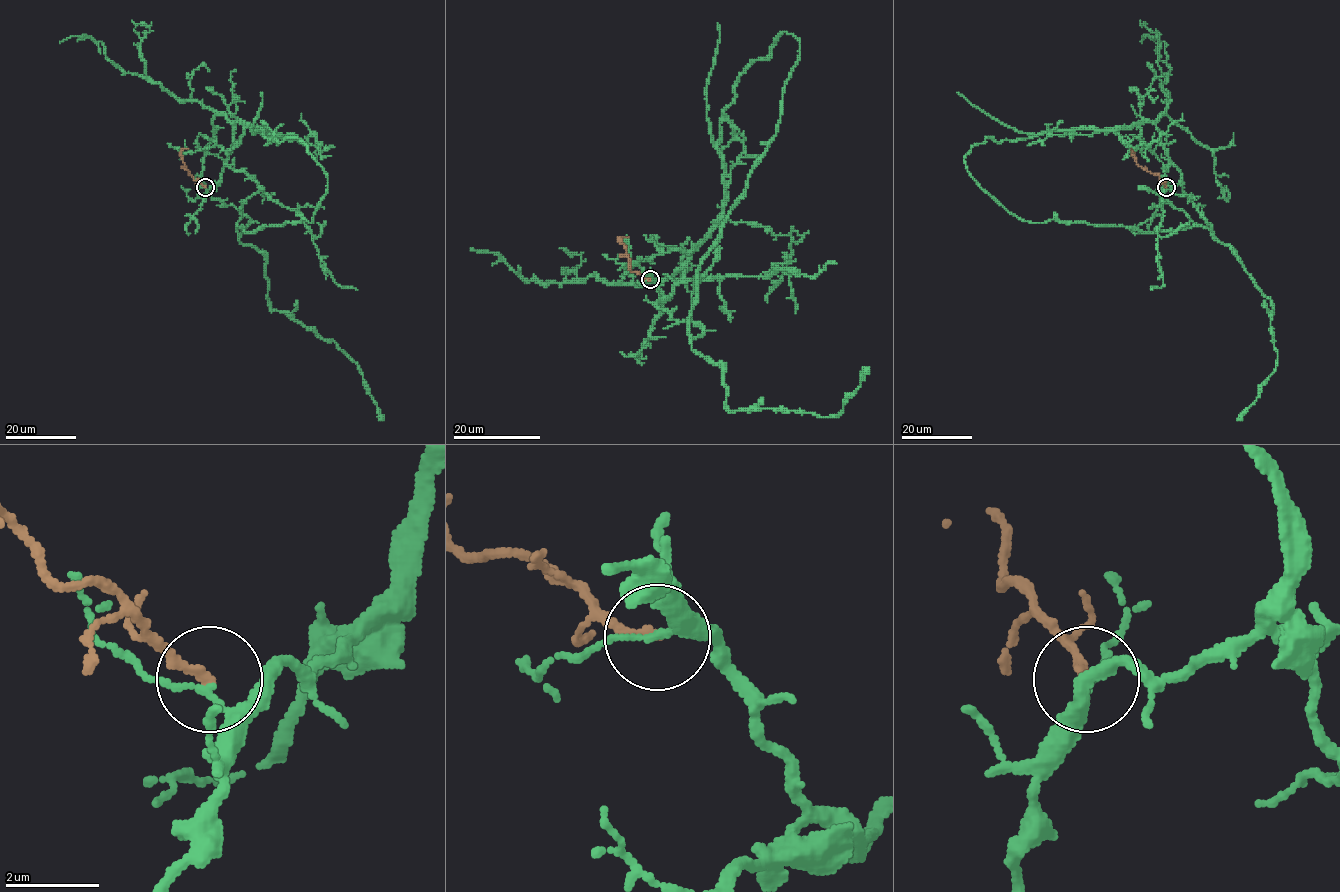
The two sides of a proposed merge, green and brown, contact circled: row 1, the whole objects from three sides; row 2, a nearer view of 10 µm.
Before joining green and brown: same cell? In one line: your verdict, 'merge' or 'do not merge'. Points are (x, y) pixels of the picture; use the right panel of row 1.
do not merge

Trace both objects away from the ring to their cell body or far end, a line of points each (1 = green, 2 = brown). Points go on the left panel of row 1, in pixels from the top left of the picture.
1: (205, 187), (216, 183), (211, 196), (249, 219), (239, 241), (264, 256), (270, 308), (344, 352), (383, 420)
2: (205, 187), (188, 174), (181, 154), (188, 149)

